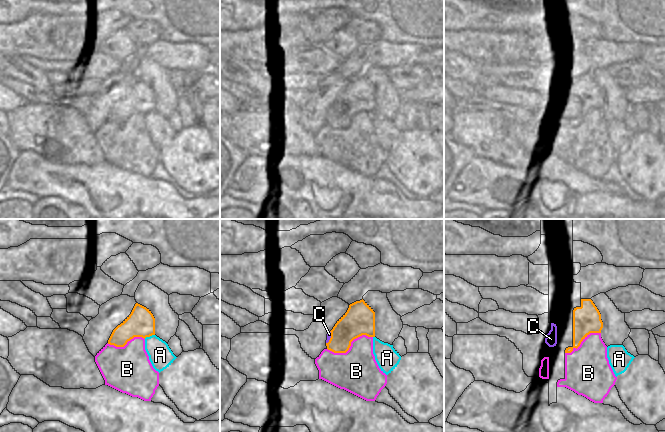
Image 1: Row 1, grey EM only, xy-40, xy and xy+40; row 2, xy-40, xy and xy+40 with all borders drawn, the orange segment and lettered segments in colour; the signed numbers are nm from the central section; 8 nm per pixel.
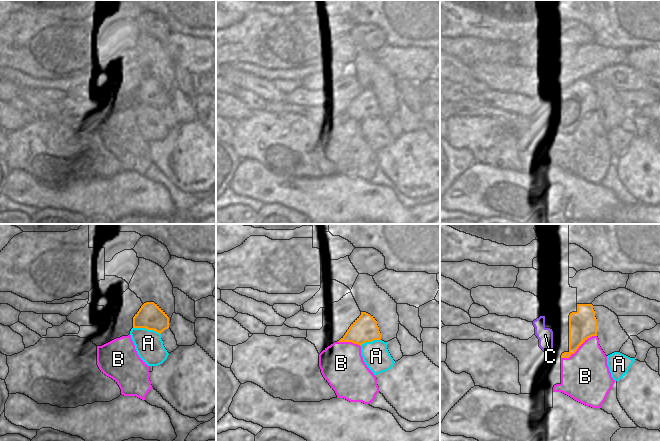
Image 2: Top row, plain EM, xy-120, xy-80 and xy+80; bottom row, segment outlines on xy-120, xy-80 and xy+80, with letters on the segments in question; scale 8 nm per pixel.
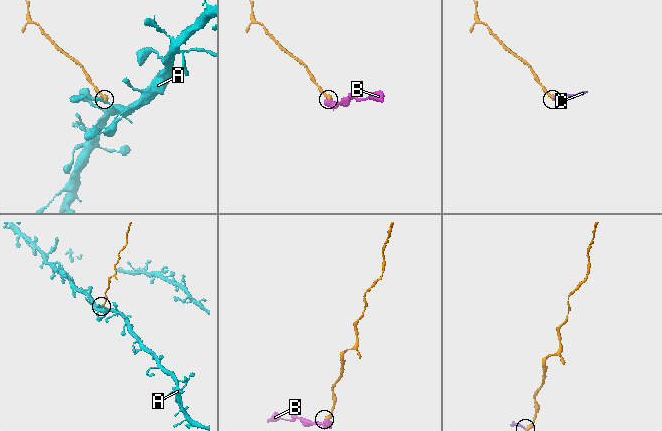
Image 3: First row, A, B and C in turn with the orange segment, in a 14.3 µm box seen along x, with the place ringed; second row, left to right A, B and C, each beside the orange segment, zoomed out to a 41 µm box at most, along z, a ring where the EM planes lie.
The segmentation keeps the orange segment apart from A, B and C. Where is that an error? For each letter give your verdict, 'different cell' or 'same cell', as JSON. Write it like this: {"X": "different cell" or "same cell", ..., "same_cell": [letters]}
{"A": "different cell", "B": "different cell", "C": "different cell", "same_cell": []}

